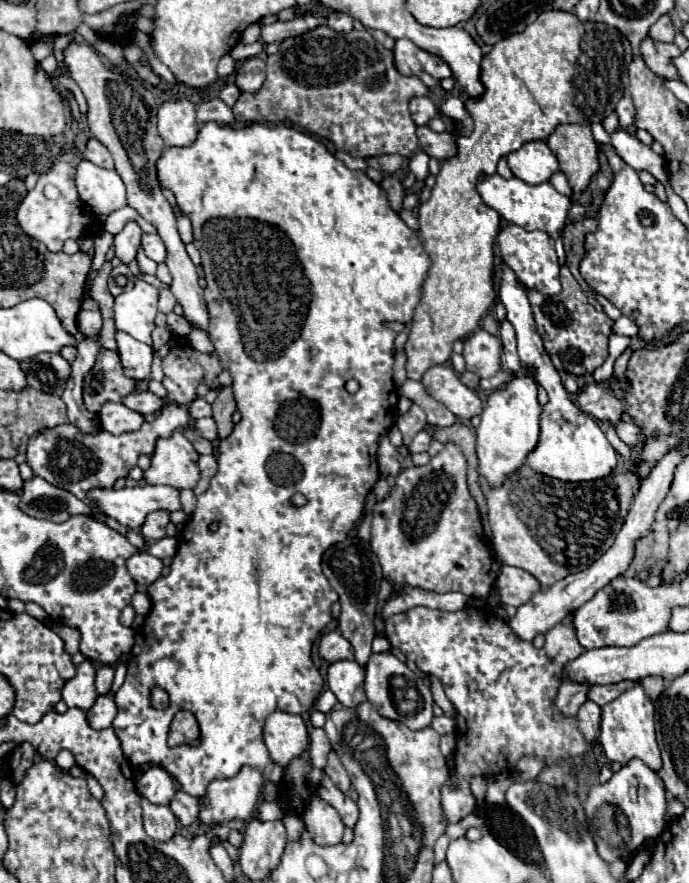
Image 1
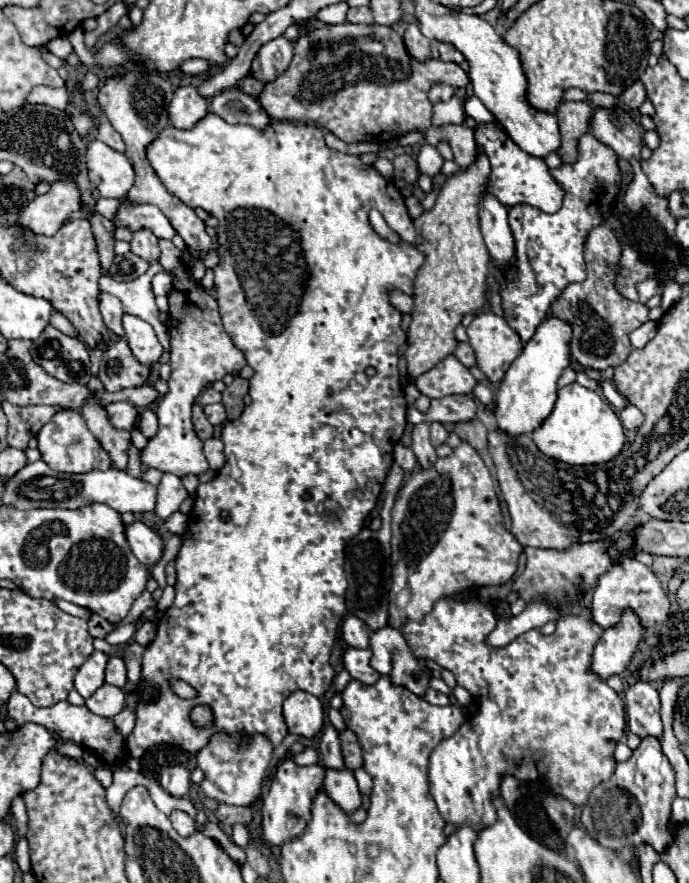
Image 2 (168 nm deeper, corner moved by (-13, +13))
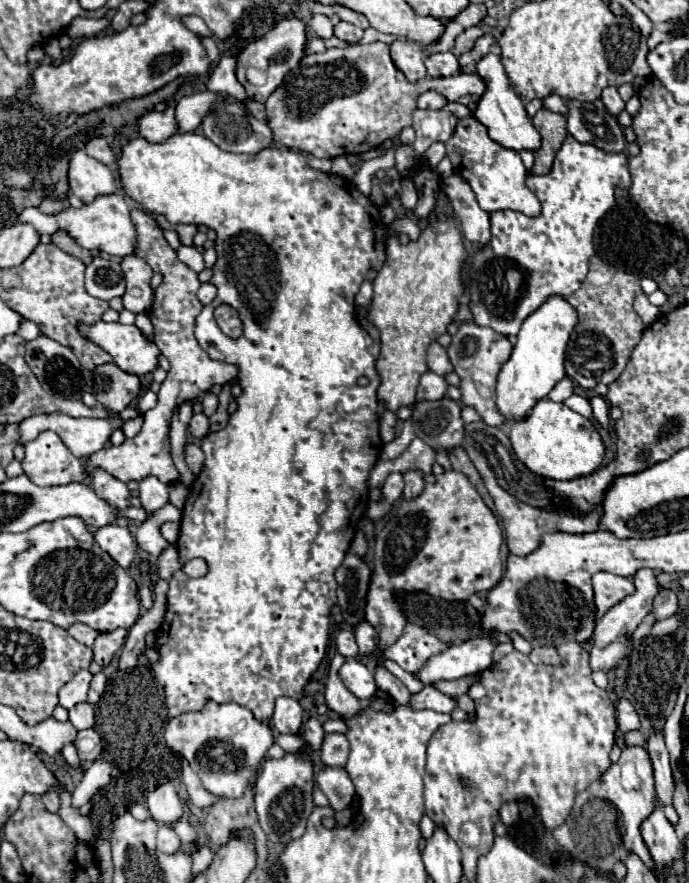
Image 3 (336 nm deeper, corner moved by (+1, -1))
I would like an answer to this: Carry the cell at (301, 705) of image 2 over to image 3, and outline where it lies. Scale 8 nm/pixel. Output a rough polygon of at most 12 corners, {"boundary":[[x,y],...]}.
{"boundary":[[278,698],[270,722],[280,734],[298,734],[298,700]]}

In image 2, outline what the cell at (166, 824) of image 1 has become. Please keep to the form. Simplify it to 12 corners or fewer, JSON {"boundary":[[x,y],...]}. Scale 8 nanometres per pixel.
{"boundary":[[172,810],[170,822],[180,836],[196,832],[192,818]]}

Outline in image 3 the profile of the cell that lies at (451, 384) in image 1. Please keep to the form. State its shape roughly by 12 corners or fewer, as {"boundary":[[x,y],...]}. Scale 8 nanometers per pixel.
{"boundary":[[434,372],[420,378],[416,400],[440,400],[446,380]]}

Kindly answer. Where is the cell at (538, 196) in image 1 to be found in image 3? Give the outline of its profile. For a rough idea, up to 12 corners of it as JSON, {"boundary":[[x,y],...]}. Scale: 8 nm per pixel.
{"boundary":[[474,114],[458,120],[448,158],[486,212],[538,216],[516,150]]}

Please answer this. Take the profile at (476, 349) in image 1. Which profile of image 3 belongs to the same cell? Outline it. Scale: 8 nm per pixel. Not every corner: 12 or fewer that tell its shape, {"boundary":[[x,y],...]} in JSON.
{"boundary":[[460,324],[448,358],[460,402],[488,426],[508,422],[496,408],[496,376],[510,358],[506,336]]}

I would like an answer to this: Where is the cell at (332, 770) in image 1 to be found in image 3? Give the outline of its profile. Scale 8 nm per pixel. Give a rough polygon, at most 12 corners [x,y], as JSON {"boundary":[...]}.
{"boundary":[[326,734],[320,758],[344,766],[350,744],[344,734]]}

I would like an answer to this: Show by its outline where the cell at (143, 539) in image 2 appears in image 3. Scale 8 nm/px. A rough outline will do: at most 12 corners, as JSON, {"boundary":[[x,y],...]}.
{"boundary":[[118,524],[94,532],[96,544],[122,568],[134,560],[134,538]]}

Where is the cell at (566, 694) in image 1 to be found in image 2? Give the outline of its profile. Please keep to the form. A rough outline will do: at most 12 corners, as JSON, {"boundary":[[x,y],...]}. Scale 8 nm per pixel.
{"boundary":[[632,612],[598,640],[590,672],[622,674],[642,638]]}

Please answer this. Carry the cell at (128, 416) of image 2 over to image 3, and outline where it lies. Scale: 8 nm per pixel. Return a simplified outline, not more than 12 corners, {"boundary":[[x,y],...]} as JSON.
{"boundary":[[62,412],[22,420],[20,444],[52,430],[78,458],[102,450],[112,434],[104,418]]}

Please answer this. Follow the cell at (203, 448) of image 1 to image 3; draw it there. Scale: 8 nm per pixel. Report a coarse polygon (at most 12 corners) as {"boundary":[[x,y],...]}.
{"boundary":[[192,400],[182,402],[172,416],[170,444],[180,482],[194,482],[184,462]]}

